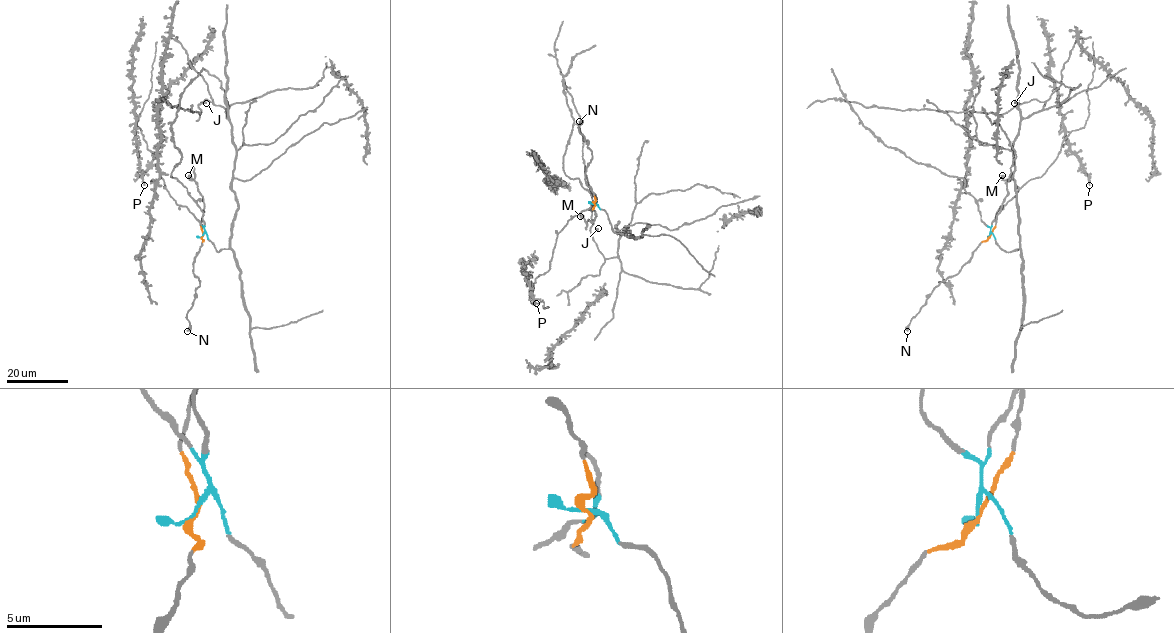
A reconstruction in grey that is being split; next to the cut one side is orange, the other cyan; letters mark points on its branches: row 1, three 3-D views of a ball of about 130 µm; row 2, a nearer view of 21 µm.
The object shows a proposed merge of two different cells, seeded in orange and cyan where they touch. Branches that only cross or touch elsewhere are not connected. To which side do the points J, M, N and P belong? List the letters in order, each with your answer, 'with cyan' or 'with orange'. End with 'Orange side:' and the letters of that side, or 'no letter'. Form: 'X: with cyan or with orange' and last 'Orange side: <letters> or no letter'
J: with cyan
M: with orange
N: with orange
P: with cyan
Orange side: M, N

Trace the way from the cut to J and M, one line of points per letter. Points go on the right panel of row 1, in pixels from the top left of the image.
J: (990, 235), (1006, 251), (1019, 248), (1013, 146), (1020, 122), (1040, 111), (1044, 103), (1036, 99), (1014, 103)
M: (990, 235), (1007, 194), (1008, 180), (1004, 180), (1003, 174)

